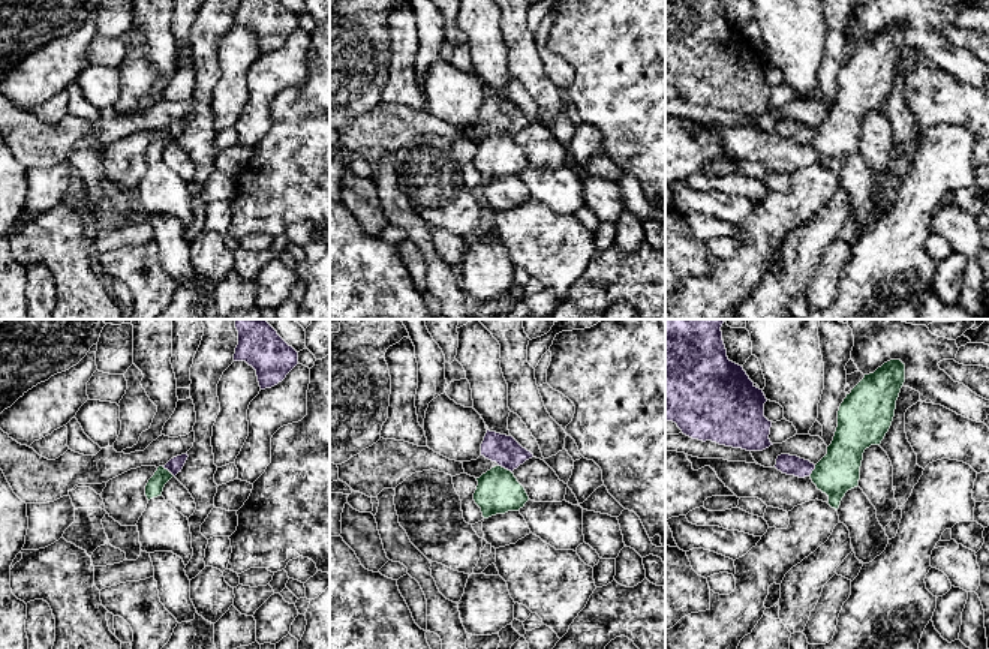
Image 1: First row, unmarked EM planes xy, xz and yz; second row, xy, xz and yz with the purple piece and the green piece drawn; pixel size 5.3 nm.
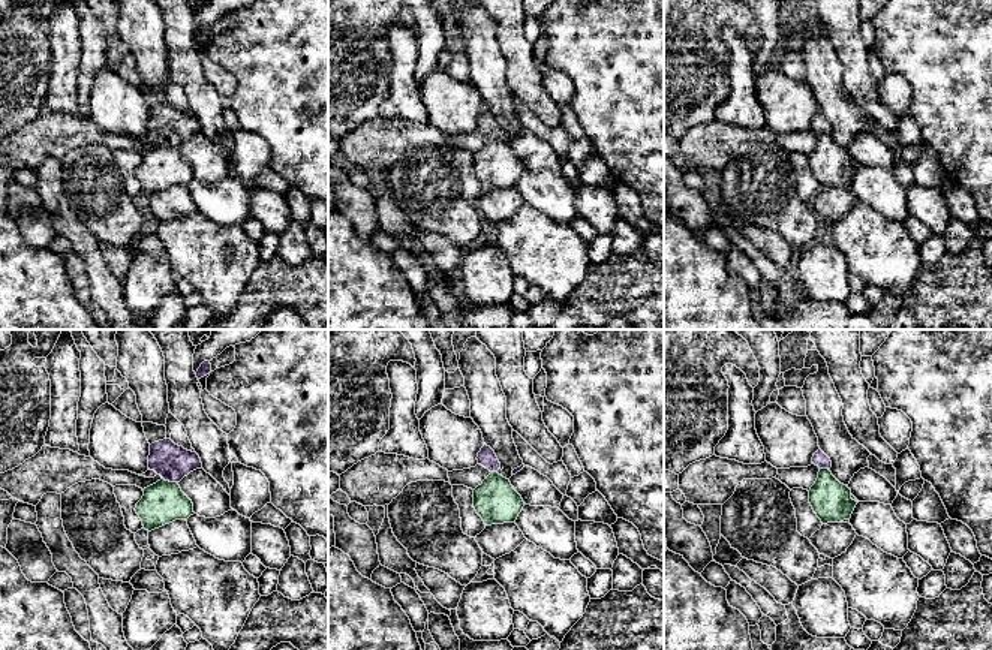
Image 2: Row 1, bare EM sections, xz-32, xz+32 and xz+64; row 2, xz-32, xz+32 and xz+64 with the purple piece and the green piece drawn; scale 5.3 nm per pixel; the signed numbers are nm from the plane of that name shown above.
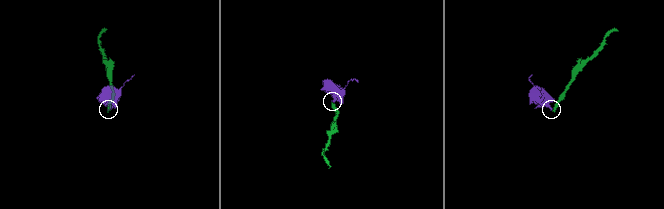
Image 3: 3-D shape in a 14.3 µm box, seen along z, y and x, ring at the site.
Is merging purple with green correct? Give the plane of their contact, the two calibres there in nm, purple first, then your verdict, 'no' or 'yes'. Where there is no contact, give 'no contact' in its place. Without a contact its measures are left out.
meets purple in xz; 160 nm thick on the purple side, 240 nm on the other; no

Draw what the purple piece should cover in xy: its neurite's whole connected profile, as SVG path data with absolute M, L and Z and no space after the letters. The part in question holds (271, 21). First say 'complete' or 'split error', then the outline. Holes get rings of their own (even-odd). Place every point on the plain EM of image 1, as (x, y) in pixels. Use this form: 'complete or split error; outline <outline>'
complete; outline M238 0L234 25L252 30L265 54L282 46L298 28L298 16L280 0Z

